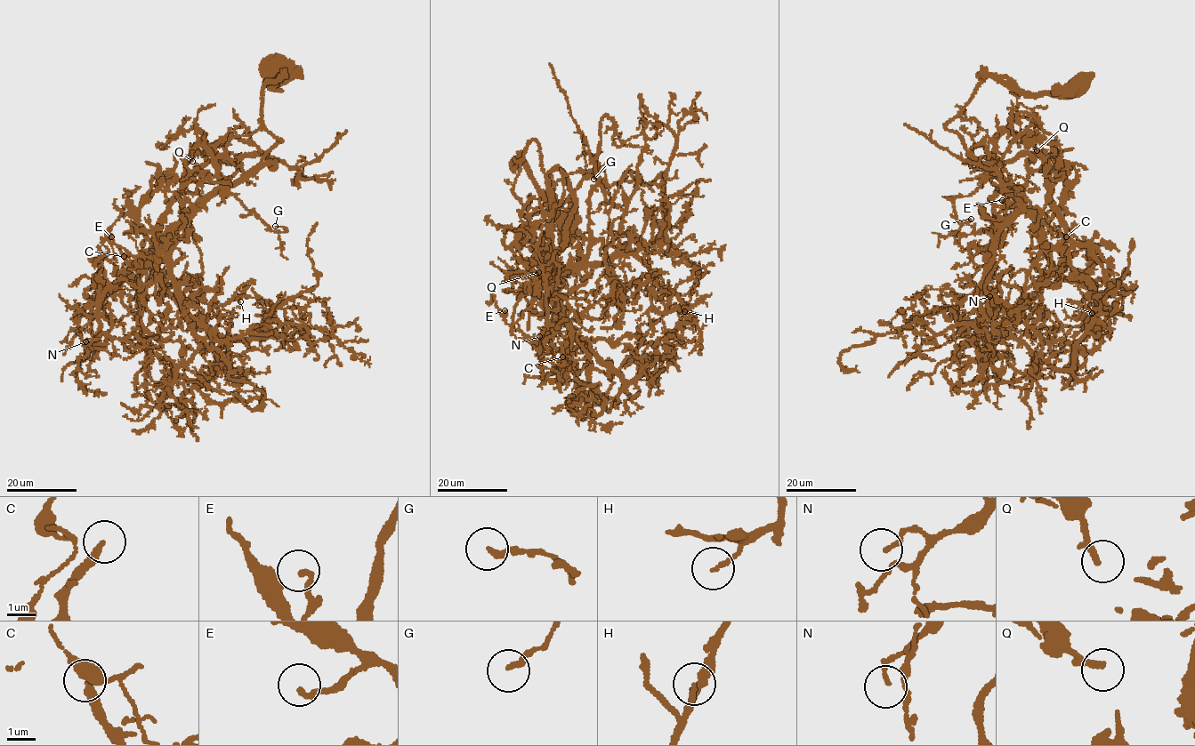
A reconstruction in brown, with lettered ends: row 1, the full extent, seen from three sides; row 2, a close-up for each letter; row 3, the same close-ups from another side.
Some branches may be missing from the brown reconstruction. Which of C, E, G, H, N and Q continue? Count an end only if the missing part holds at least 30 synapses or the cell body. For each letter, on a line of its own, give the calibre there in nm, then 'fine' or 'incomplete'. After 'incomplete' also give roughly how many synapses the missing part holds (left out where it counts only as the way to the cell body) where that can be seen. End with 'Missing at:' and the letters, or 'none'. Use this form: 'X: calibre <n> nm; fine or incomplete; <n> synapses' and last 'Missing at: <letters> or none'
C: calibre 280 nm; incomplete; 35 synapses
E: calibre 220 nm; fine
G: calibre 200 nm; fine
H: calibre 120 nm; fine
N: calibre 130 nm; fine
Q: calibre 160 nm; fine
Missing at: C

